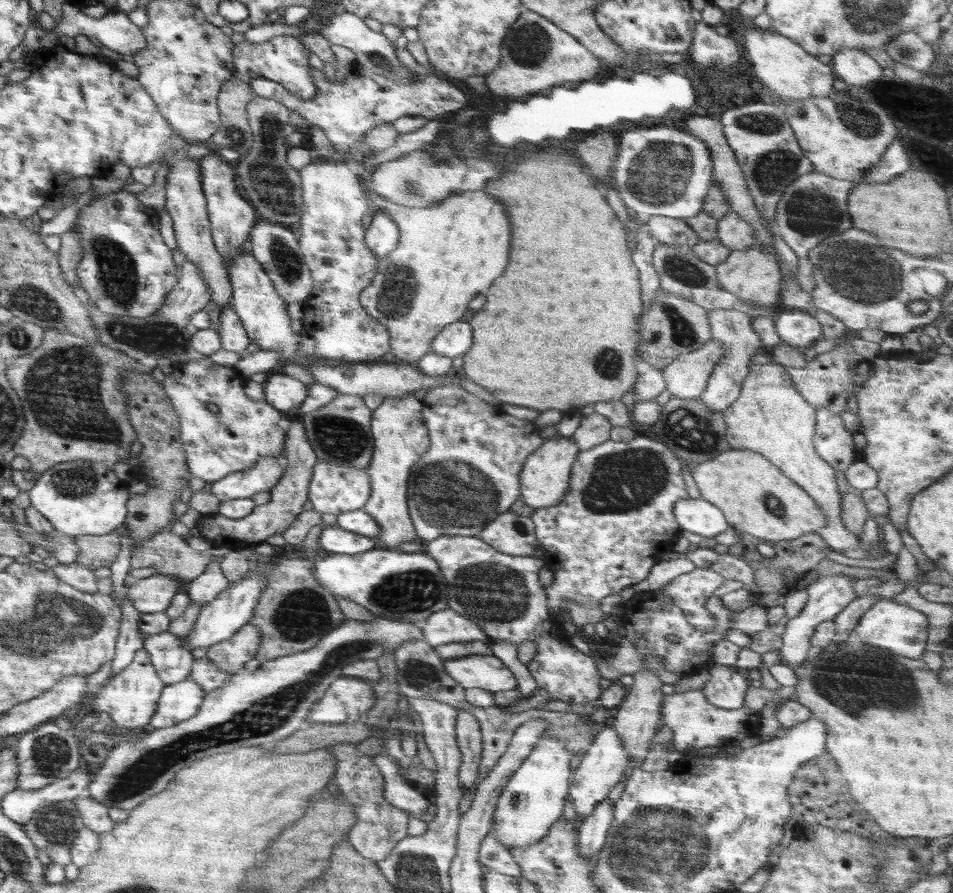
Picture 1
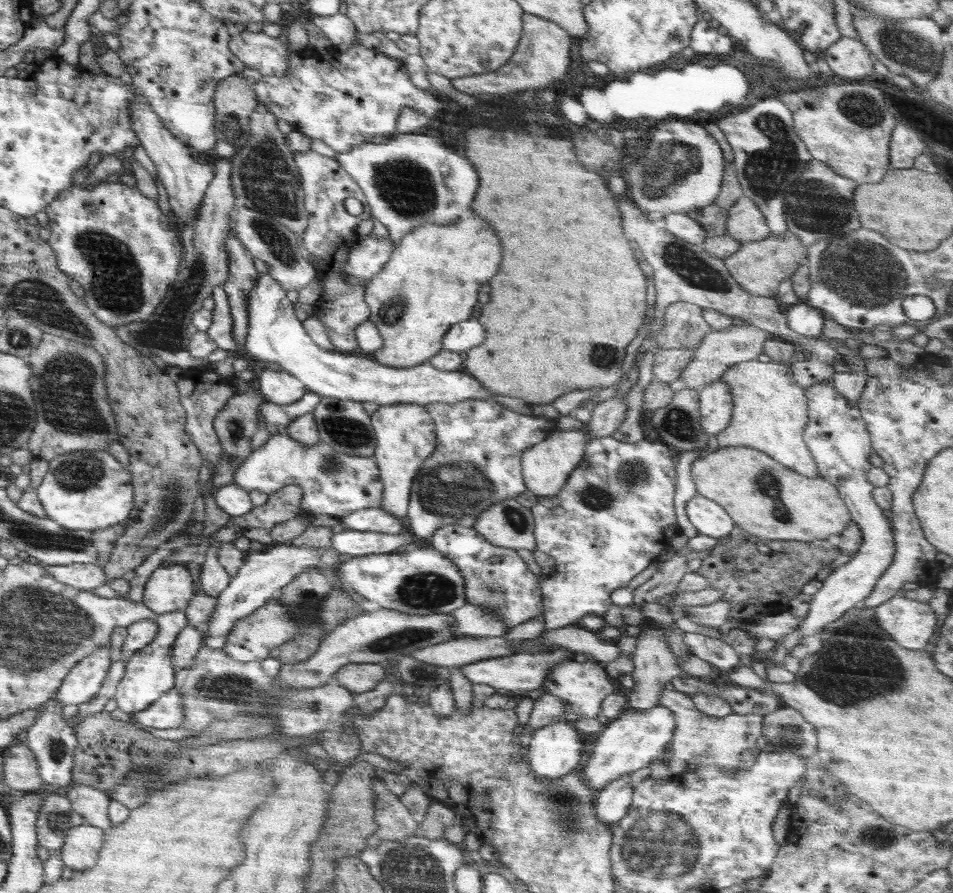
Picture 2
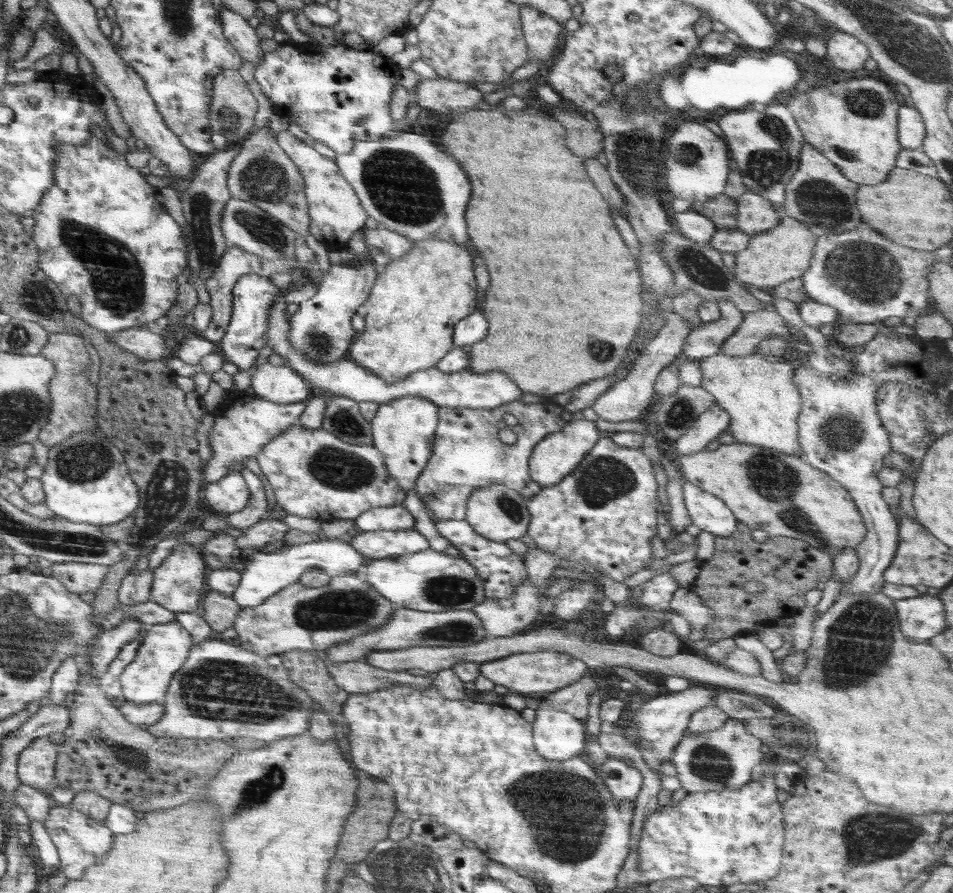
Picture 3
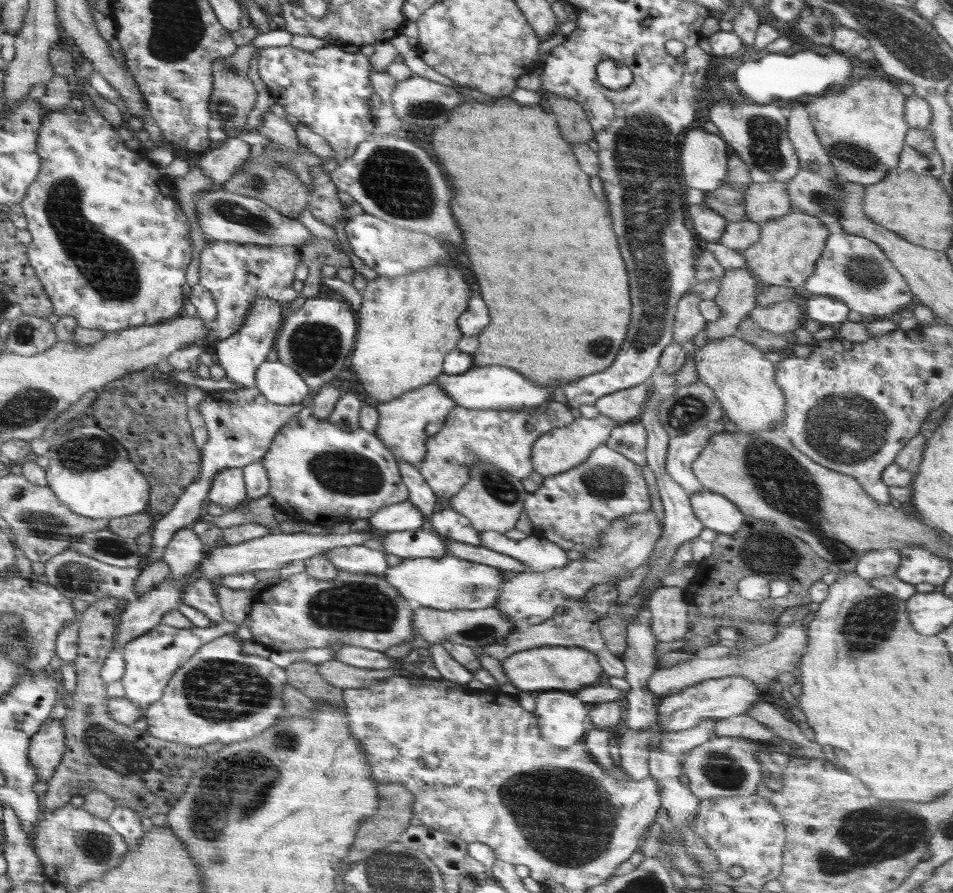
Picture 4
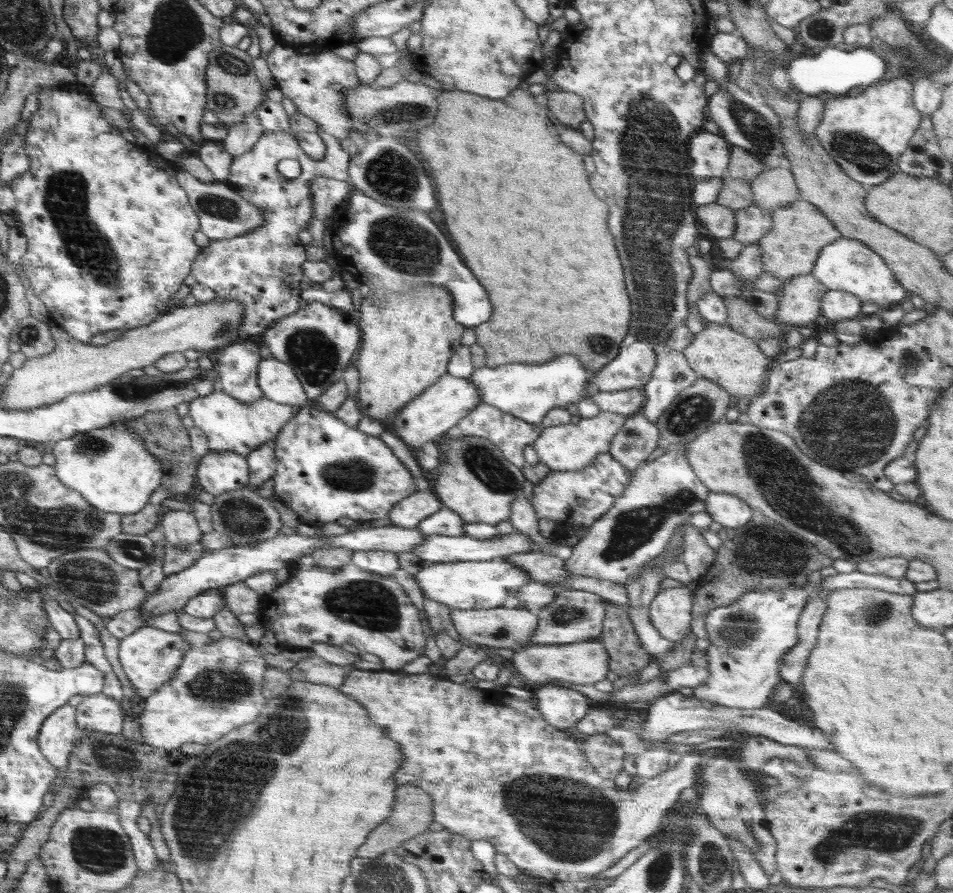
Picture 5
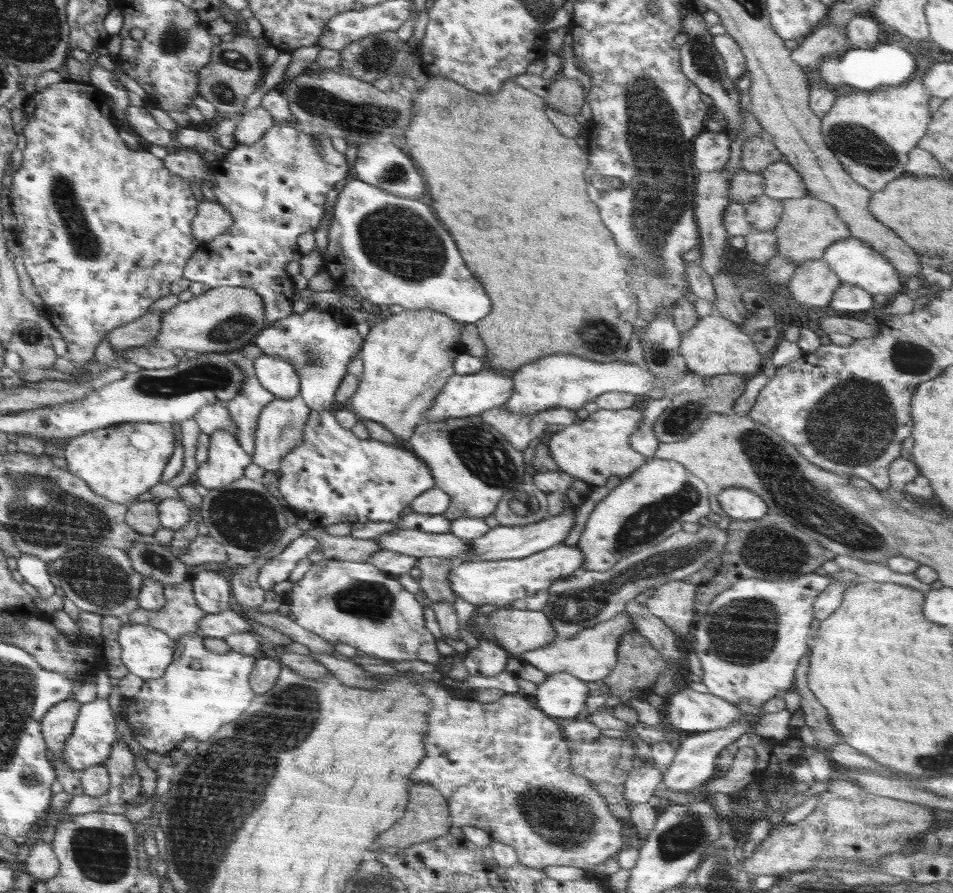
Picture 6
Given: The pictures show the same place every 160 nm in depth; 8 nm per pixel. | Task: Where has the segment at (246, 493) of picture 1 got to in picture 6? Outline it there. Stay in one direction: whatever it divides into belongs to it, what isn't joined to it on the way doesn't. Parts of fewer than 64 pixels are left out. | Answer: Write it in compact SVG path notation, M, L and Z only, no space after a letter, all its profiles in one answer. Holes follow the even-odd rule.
M333 410L311 411L305 424L303 443L300 446L293 448L292 452L289 452L282 458L278 470L281 474L280 478L278 478L278 490L280 491L280 494L282 494L282 498L284 498L284 502L286 502L287 507L294 511L298 519L304 519L311 527L319 527L320 529L338 522L350 522L350 524L353 522L364 522L364 524L380 521L395 522L395 520L399 518L398 514L402 512L406 506L409 506L417 496L420 496L420 494L435 486L435 480L431 478L429 467L413 451L407 451L406 449L399 448L395 444L391 445L370 437L366 440L360 439L351 431L351 429L342 428L342 426L338 424L334 413L335 411Z

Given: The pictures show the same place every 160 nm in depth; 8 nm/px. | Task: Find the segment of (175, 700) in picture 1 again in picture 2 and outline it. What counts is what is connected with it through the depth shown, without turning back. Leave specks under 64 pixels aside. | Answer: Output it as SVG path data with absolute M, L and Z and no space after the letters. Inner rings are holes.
M173 687L158 702L152 703L144 711L135 712L131 717L140 722L143 728L178 728L186 718L182 693Z

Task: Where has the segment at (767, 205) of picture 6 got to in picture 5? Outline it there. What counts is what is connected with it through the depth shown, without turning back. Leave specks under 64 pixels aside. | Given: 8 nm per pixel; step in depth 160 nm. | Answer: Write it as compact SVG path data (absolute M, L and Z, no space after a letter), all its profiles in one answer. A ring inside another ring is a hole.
M756 205L735 211L736 228L732 238L744 246L758 243L772 228L773 220L769 210Z

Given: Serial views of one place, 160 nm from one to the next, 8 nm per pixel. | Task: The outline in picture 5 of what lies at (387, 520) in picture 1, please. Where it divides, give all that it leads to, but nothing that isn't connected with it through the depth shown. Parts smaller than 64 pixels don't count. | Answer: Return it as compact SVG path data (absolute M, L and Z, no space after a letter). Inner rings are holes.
M447 373L396 413L394 430L407 445L422 448L426 443L438 440L477 405L480 405L480 394L477 394L474 383L470 379Z

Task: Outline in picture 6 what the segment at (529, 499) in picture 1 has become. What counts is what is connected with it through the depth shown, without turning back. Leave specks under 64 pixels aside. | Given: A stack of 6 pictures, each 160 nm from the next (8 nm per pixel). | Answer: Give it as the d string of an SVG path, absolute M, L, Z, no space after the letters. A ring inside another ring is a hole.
M626 408L622 410L599 409L586 420L565 426L549 438L552 460L562 472L578 477L594 485L605 485L612 476L626 478L637 472L648 458L630 446L630 437L643 422L643 411Z

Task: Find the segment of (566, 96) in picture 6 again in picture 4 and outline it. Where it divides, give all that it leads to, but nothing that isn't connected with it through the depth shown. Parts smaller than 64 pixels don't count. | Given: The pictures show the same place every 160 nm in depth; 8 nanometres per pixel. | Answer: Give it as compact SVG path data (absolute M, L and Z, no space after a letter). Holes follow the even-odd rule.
M551 95L548 102L564 140L587 144L595 138L583 108L575 100Z

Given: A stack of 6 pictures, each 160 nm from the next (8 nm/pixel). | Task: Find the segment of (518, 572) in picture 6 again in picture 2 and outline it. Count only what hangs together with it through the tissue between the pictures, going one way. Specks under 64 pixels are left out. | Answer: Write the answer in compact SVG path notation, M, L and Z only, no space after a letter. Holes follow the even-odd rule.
M434 547L407 549L396 553L372 554L364 556L343 557L341 564L335 568L335 574L346 587L366 600L377 602L380 609L403 612L409 615L446 614L466 605L465 580L460 569Z

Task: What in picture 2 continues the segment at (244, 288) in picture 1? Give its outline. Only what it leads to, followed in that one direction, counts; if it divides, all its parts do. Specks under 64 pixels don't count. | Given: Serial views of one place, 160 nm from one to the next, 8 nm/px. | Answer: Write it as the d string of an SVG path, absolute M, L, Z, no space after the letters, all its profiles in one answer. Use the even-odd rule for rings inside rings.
M259 274L256 286L251 288L249 298L247 298L248 309L248 333L246 333L246 341L244 341L245 350L249 352L260 362L272 362L280 365L282 371L296 376L304 383L307 391L317 393L322 397L331 399L343 399L362 402L376 402L379 406L390 404L420 404L428 405L431 403L442 402L445 404L456 404L458 402L477 399L488 401L493 394L484 388L481 382L474 378L470 373L463 369L457 371L446 371L433 368L429 362L406 369L398 369L388 367L378 363L368 355L338 353L336 351L326 351L316 346L305 332L302 321L300 321L295 313L294 306L288 300L287 292L281 287L281 284L273 279L270 274Z

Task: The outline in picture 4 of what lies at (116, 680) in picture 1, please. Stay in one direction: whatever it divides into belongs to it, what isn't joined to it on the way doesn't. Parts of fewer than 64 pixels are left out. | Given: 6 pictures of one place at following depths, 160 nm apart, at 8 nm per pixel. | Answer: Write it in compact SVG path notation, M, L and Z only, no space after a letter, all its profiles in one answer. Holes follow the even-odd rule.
M226 620L210 624L207 627L193 626L191 629L178 629L158 623L151 631L130 639L121 649L126 659L126 670L120 680L125 690L125 697L142 709L162 698L167 684L176 672L199 648L222 635L235 634L239 624Z

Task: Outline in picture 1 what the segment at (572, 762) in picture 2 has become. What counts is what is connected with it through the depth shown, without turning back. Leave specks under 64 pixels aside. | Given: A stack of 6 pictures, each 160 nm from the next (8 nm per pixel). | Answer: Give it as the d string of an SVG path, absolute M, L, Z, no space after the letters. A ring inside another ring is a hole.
M548 737L535 745L534 750L522 761L520 768L509 778L496 802L491 818L490 832L494 830L498 843L509 852L512 848L528 848L544 836L564 812L566 795L569 794L572 754L564 743Z

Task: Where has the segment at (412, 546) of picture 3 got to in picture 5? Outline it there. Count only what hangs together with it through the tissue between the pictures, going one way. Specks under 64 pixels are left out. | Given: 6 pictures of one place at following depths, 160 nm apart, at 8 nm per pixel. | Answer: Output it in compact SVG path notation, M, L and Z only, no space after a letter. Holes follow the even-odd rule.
M514 531L511 534L496 535L491 539L477 539L466 534L462 536L444 536L438 534L423 534L425 541L421 542L414 550L423 563L458 562L472 560L502 559L511 554L526 553L533 544L533 540L523 532Z

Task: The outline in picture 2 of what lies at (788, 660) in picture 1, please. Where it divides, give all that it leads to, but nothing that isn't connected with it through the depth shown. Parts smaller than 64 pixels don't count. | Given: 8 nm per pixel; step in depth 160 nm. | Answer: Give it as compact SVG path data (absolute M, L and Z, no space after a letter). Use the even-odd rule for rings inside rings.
M828 381L806 388L805 396L809 421L803 430L803 441L816 461L819 474L836 487L850 511L851 520L862 531L863 541L851 560L832 571L813 595L808 614L797 628L804 637L821 632L825 624L839 619L848 609L862 604L888 565L892 564L895 553L891 522L873 499L875 486L867 479L868 471L873 468L868 460L873 448L871 434L859 413L859 406L848 404Z

